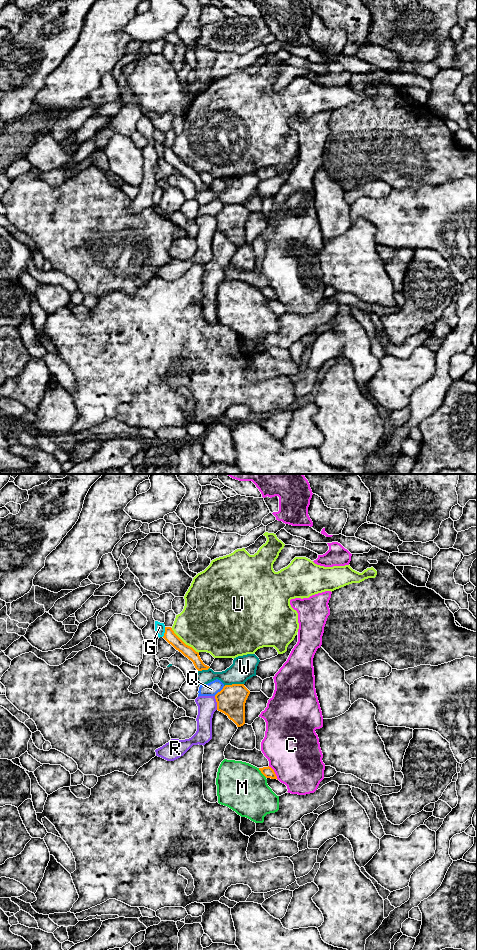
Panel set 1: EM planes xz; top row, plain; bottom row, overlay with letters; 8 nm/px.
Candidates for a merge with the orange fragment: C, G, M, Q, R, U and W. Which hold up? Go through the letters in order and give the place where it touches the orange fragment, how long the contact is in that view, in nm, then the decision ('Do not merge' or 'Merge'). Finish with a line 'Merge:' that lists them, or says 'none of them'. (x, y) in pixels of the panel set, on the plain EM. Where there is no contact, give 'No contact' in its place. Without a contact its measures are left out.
C: Touches orange at xz (274, 292). Shared border 140 nm. Do not merge
G: Touches orange at xz (165, 152). Shared border 80 nm. Do not merge
M: Touches orange at xz (262, 293). Shared border 100 nm. Do not merge
Q: Touches orange at xz (220, 211). Shared border 120 nm. Do not merge
R: Touches orange at xz (217, 223). Shared border 110 nm. Do not merge
U: Touches orange at xz (183, 162). Shared border 300 nm. Do not merge
W: Touches orange at xz (233, 204). Shared border 160 nm. Do not merge
Merge: none of them

